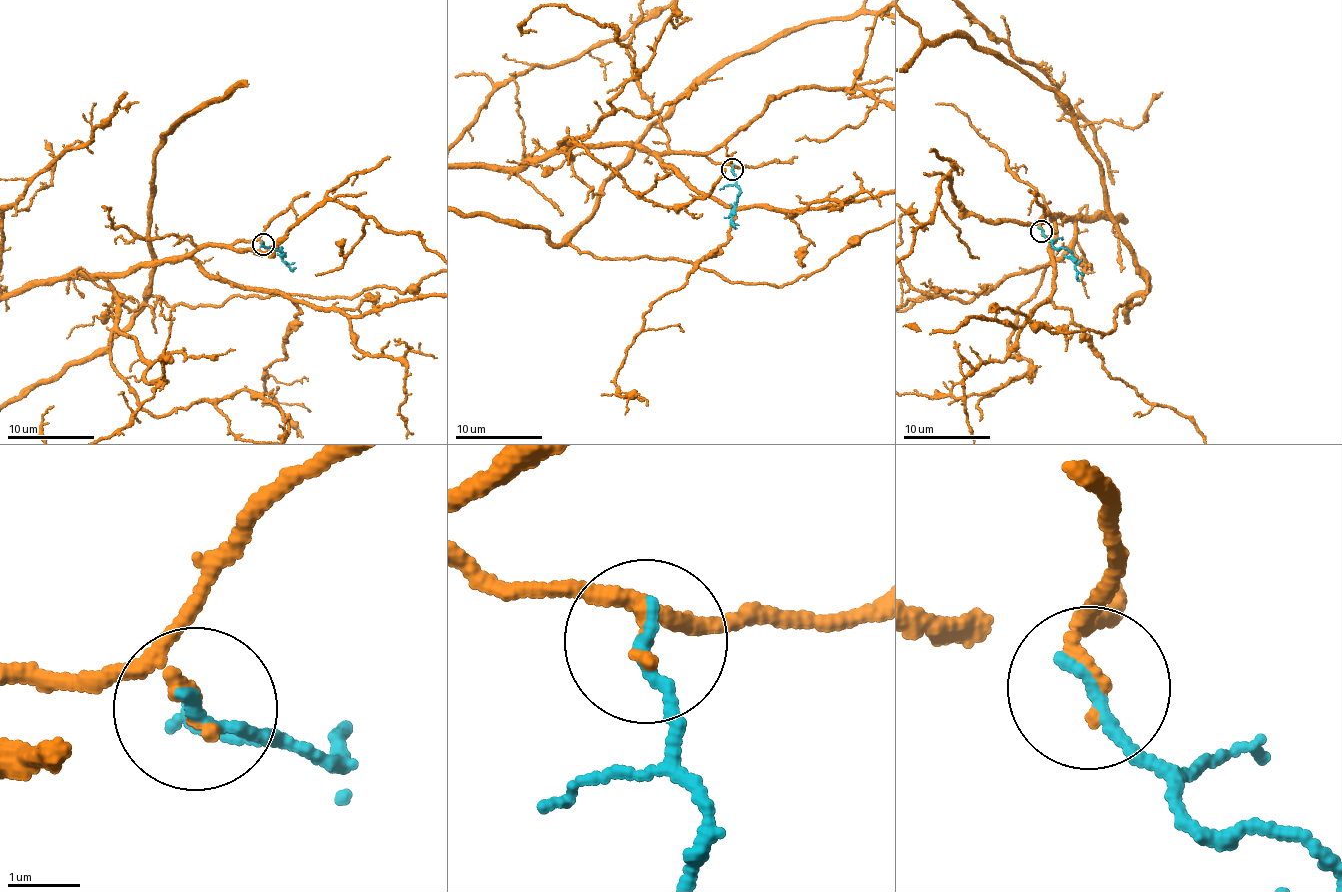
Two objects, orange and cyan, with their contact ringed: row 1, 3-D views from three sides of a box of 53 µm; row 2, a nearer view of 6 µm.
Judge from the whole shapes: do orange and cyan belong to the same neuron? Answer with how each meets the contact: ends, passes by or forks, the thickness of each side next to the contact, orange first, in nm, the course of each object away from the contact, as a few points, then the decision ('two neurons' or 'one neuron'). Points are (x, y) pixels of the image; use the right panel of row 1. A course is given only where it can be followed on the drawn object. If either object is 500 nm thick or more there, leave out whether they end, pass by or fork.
orange passes by | cyan ends | 140/190 nm | cyan via (1042, 230), (1055, 248), (1065, 249), (1072, 255), (1079, 282) | two neurons

